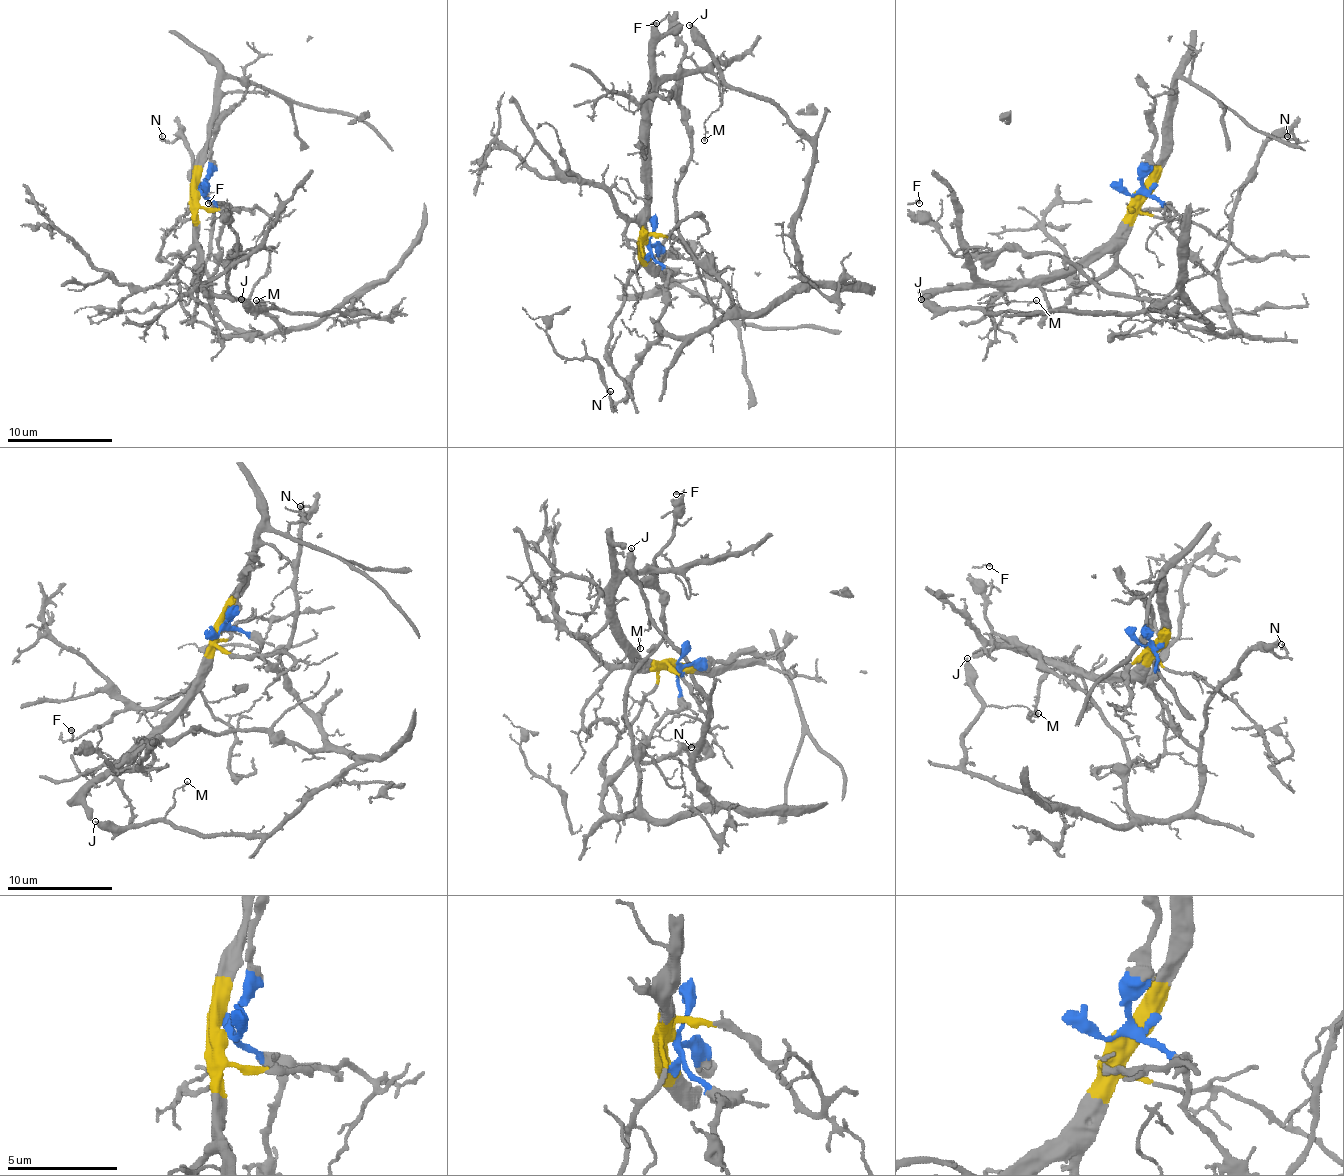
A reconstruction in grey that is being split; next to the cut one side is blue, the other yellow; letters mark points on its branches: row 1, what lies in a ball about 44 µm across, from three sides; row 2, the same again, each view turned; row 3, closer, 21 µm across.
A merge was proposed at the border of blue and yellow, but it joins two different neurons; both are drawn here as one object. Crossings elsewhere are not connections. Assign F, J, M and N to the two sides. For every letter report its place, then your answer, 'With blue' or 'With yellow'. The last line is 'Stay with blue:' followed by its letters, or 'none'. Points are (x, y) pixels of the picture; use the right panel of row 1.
F: Place: (919, 203). With blue
J: Place: (921, 299). With blue
M: Place: (1036, 300). With blue
N: Place: (1287, 136). With blue
Stay with blue: F, J, M, N

